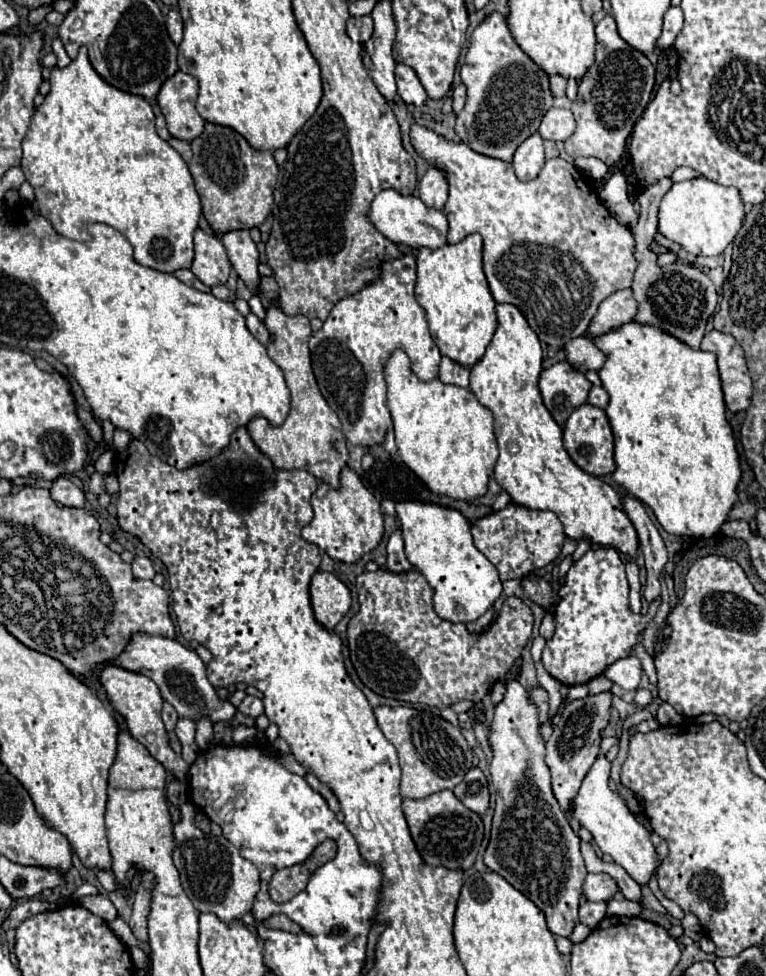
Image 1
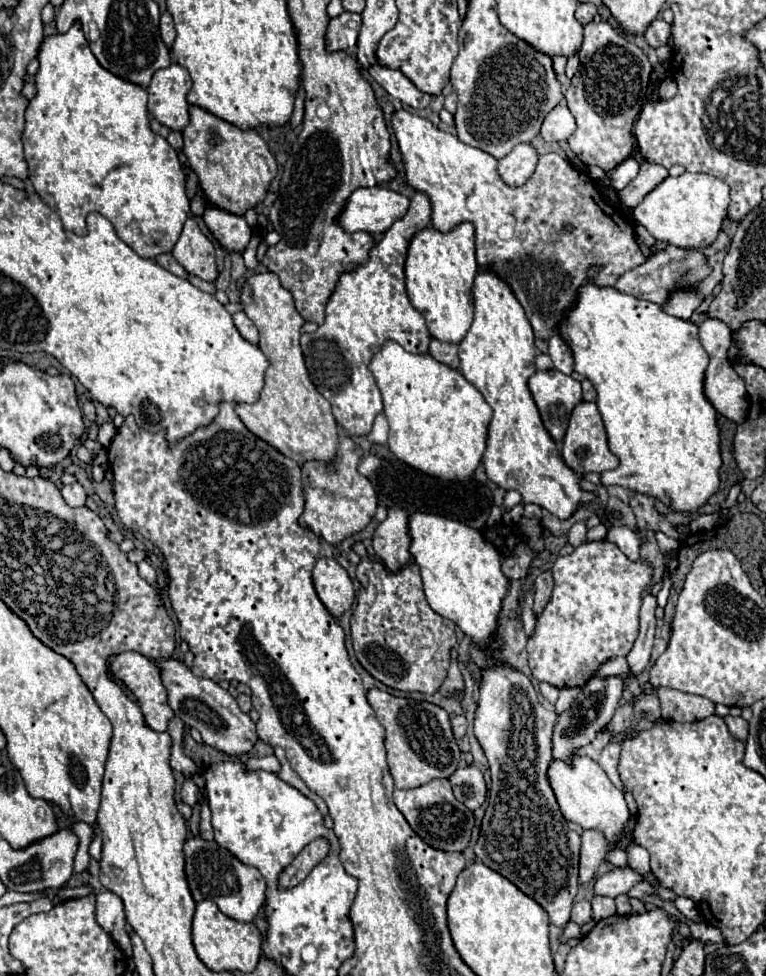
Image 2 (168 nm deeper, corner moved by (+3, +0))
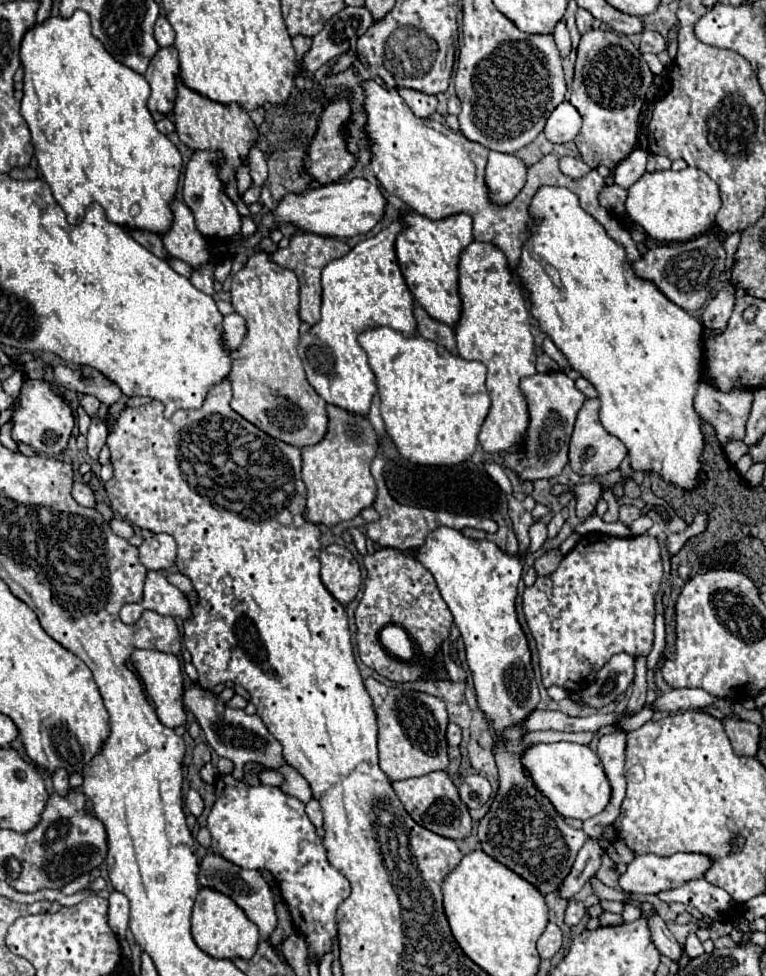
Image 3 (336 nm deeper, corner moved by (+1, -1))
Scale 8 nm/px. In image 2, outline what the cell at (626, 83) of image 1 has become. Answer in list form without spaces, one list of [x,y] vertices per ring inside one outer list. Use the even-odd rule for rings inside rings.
[[[590,22],[584,26],[580,68],[572,76],[564,98],[578,124],[568,144],[586,166],[600,166],[604,172],[612,172],[632,154],[632,126],[642,110],[650,72],[652,66],[646,54],[608,22]]]

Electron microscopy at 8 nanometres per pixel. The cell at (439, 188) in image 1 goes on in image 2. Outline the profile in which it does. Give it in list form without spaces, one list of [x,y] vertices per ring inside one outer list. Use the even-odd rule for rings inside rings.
[[[416,192],[410,200],[408,212],[398,218],[370,250],[366,264],[356,266],[352,272],[340,274],[336,288],[326,304],[324,324],[312,332],[302,334],[300,348],[304,352],[306,368],[318,392],[330,402],[336,422],[348,436],[364,436],[372,430],[374,418],[382,412],[380,390],[368,370],[370,358],[386,340],[398,342],[404,350],[426,354],[430,332],[418,310],[408,300],[404,286],[404,262],[412,236],[418,230],[430,228],[430,200],[426,194]]]

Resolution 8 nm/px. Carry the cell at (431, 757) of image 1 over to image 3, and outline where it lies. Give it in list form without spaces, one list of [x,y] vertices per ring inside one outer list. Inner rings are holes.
[[[368,677],[364,681],[378,715],[378,751],[380,769],[390,781],[404,781],[412,777],[422,777],[432,771],[444,771],[450,763],[448,757],[448,713],[444,701],[428,693],[406,691],[402,687],[386,687],[384,683]]]

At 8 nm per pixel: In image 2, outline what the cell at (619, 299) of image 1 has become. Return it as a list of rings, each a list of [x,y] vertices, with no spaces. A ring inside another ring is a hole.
[[[666,246],[664,250],[652,254],[646,264],[640,264],[628,272],[624,272],[618,282],[616,288],[620,292],[632,294],[636,298],[644,298],[656,304],[664,304],[668,300],[668,296],[678,288],[678,290],[698,290],[698,284],[710,276],[712,268],[708,266],[706,256],[700,250],[686,250],[686,248],[678,248],[678,246]]]

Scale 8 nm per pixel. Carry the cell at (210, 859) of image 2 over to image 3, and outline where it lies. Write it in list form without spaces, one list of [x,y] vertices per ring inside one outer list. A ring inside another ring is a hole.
[[[206,853],[202,857],[202,863],[200,863],[200,877],[198,877],[198,881],[200,881],[200,887],[206,887],[206,889],[212,889],[212,891],[218,891],[218,893],[230,897],[246,913],[246,917],[252,923],[256,923],[256,927],[260,931],[260,937],[262,939],[268,939],[270,937],[270,933],[276,927],[274,899],[272,899],[272,891],[270,891],[270,887],[264,881],[264,877],[262,877],[260,871],[242,869],[242,867],[230,863],[228,859],[224,859],[222,855]]]

